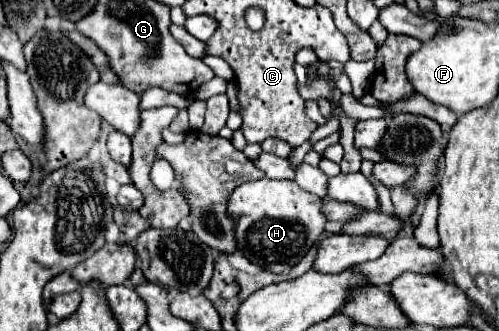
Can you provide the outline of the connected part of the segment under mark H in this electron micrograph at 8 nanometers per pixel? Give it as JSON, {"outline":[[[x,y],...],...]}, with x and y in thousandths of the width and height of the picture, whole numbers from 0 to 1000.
{"outline":[[[539,538],[475,562],[459,592],[455,640],[471,665],[475,755],[507,798],[551,828],[583,816],[647,707],[655,671],[643,647],[643,598],[611,586],[595,550]]]}

